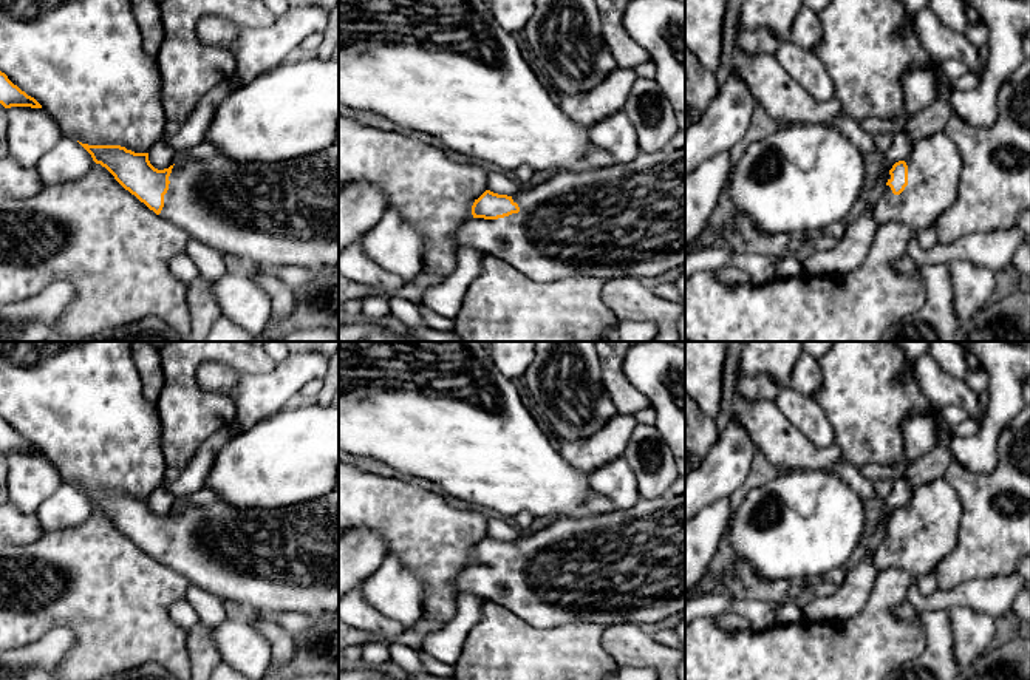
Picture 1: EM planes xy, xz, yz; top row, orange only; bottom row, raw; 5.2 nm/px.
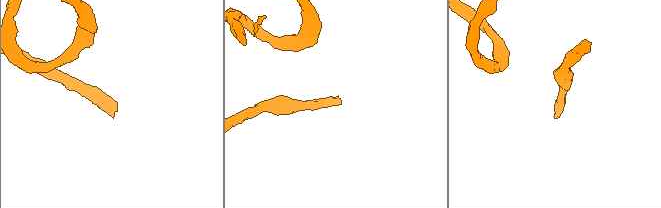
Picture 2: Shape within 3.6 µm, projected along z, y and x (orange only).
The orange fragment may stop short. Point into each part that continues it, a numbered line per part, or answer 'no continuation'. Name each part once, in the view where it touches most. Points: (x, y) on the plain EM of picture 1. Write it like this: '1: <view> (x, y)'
1: xz (627, 566)

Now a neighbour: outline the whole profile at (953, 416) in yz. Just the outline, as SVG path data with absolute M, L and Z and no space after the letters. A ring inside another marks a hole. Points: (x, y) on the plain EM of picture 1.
M945 406L940 410L940 416L951 428L970 419L968 413L960 406Z

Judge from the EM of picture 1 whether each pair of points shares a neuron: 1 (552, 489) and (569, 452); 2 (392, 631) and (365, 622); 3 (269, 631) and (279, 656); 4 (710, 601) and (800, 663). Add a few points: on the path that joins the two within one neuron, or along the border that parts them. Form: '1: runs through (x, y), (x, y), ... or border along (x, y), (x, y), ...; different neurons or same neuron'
1: border along (557, 450), (588, 476); different neurons
2: runs through (385, 629), (371, 622); same neuron
3: runs through (276, 637), (279, 649); same neuron
4: border along (701, 615), (710, 617); different neurons

